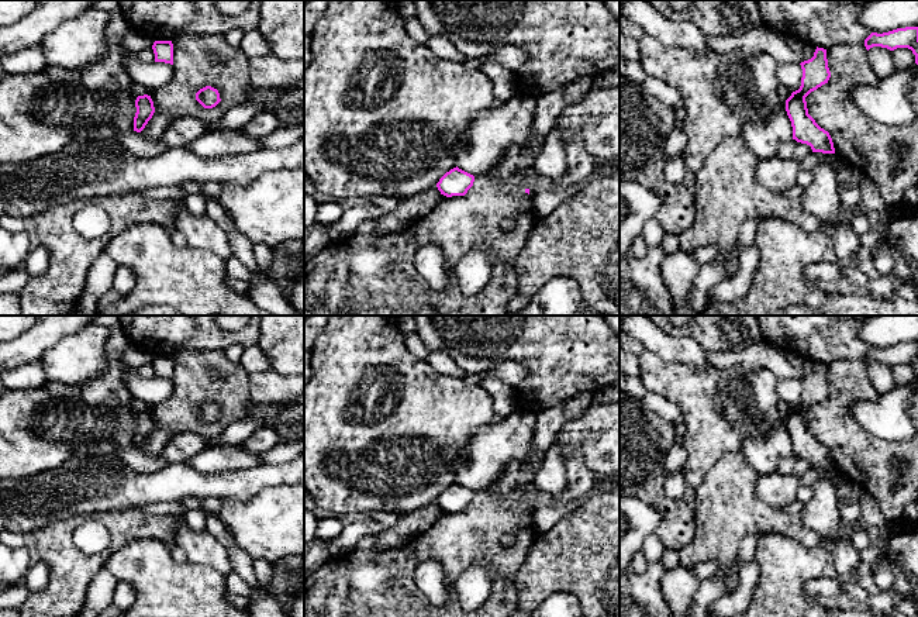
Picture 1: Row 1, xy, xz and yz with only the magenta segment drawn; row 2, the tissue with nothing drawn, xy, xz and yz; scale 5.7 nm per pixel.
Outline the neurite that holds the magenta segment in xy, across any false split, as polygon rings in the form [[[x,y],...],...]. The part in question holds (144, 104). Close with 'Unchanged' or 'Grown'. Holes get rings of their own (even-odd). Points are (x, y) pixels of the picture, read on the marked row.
[[[138,96],[135,100],[137,113],[134,117],[134,131],[141,132],[155,113],[151,96]]]. Unchanged

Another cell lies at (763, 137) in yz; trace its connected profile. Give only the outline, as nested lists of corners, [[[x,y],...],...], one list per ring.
[[[783,110],[765,120],[748,123],[741,137],[757,161],[770,159],[781,144],[793,139],[793,127],[787,111]]]

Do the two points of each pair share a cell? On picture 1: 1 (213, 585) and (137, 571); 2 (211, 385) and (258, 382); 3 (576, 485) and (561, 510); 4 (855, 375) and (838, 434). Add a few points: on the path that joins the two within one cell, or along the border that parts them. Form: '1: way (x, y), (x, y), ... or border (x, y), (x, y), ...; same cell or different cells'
1: way (195, 585), (164, 585), (155, 576); same cell
2: border (248, 374), (248, 393), (252, 402); different cells
3: border (589, 493), (562, 502), (552, 502), (549, 499); different cells
4: way (845, 389), (838, 402), (838, 420); same cell

